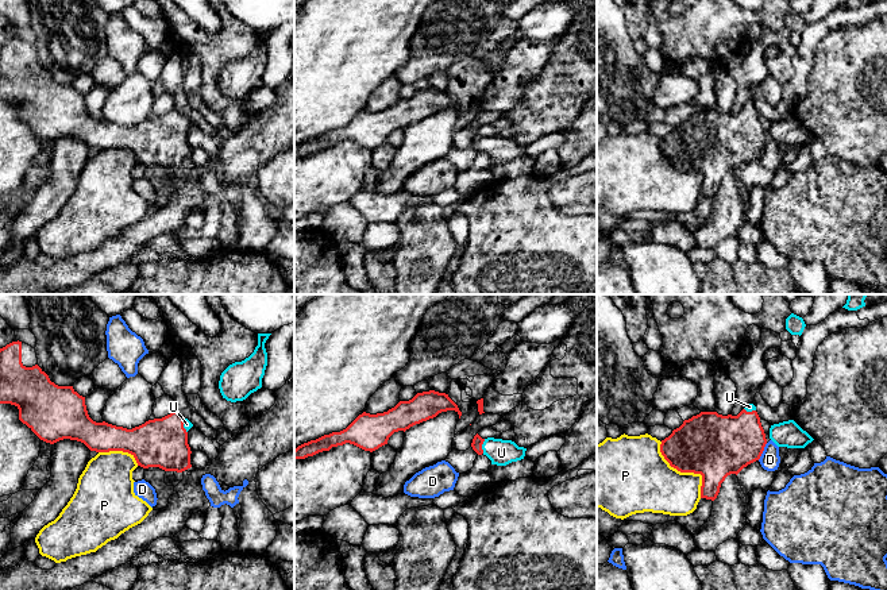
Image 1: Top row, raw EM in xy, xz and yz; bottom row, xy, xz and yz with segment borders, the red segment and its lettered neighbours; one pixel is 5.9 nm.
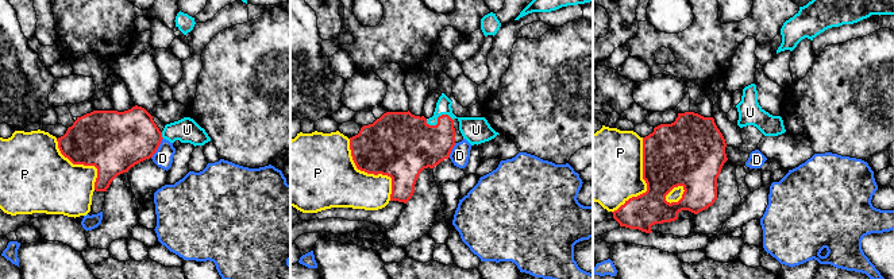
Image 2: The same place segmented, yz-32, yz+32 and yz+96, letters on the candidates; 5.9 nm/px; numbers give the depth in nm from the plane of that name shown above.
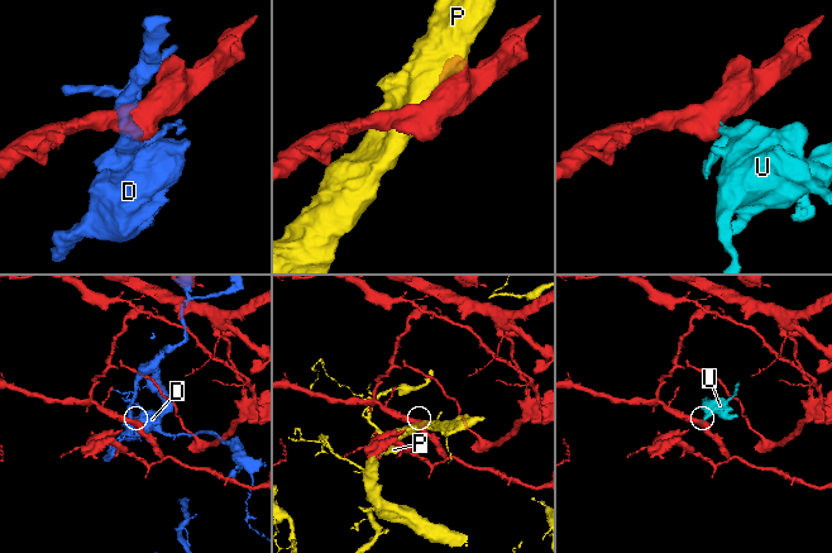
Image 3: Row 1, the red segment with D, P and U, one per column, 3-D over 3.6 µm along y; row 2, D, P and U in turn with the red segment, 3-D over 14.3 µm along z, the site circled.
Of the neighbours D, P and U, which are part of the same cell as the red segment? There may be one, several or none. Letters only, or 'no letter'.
U

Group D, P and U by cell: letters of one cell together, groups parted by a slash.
D / P / U

